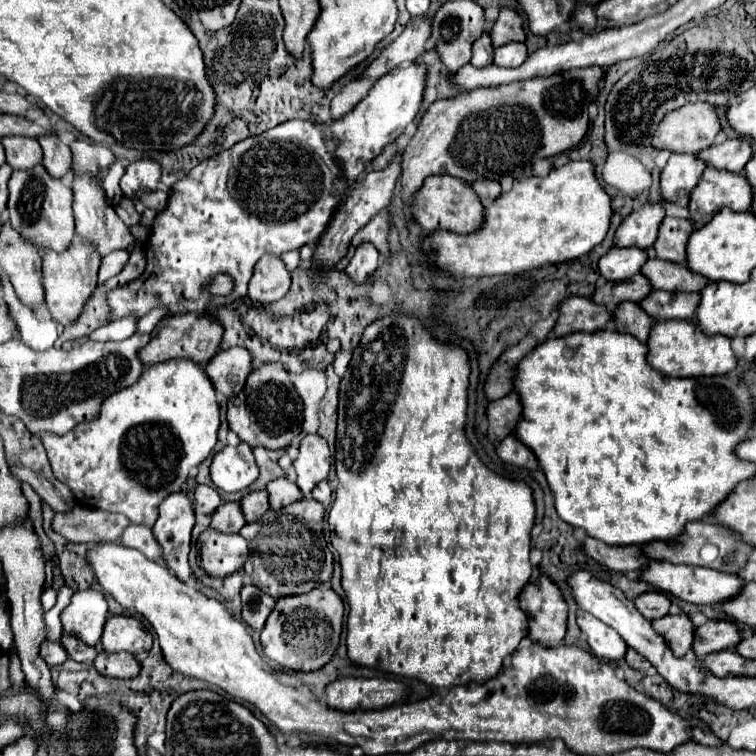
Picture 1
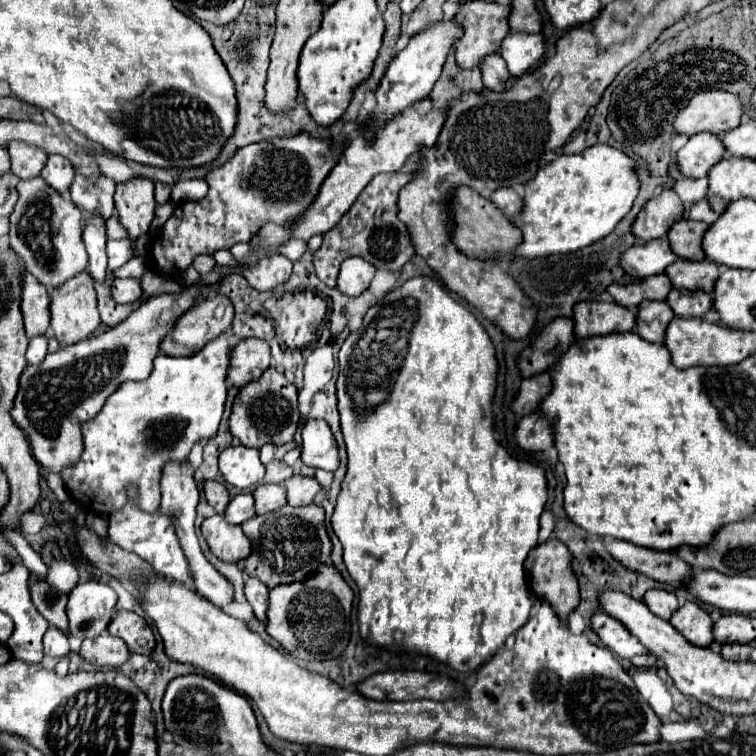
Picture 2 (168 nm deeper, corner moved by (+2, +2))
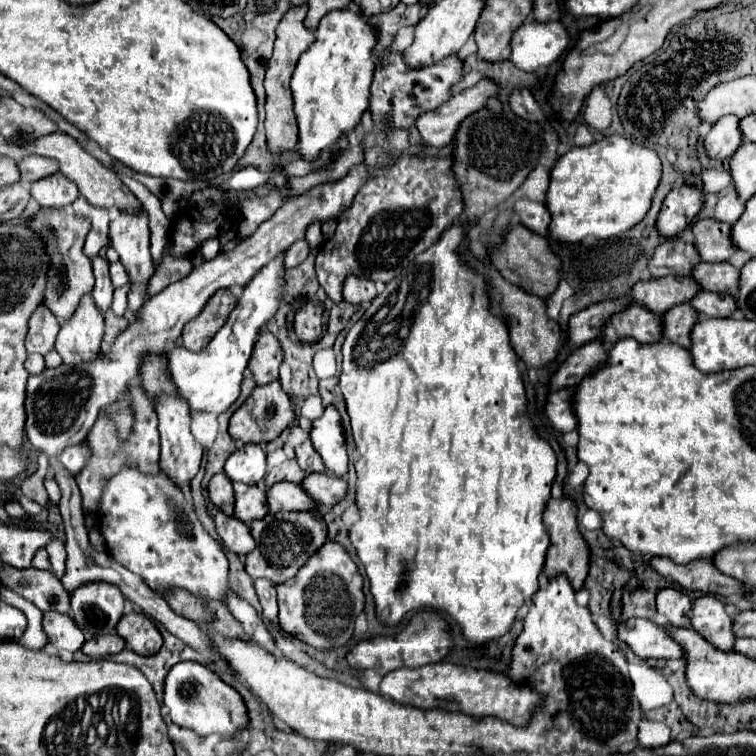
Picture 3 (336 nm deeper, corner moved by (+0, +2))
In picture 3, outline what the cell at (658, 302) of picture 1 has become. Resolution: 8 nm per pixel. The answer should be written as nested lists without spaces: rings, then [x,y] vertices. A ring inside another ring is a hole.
[[[707,290],[697,294],[691,300],[691,306],[699,314],[705,314],[705,316],[711,316],[711,318],[729,318],[737,310],[733,296],[719,294],[719,292],[707,292]]]

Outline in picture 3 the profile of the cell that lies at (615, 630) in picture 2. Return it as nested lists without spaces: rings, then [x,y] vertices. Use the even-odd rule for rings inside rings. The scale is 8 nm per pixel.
[[[629,618],[619,624],[619,638],[629,644],[629,648],[639,658],[677,658],[685,660],[683,648],[649,618]]]

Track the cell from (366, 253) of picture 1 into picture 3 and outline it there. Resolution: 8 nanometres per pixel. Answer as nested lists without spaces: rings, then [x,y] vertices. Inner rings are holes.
[[[349,276],[345,280],[345,286],[343,286],[343,298],[345,302],[349,304],[363,304],[363,302],[369,302],[377,296],[375,292],[375,284],[367,278],[357,278],[357,276]]]

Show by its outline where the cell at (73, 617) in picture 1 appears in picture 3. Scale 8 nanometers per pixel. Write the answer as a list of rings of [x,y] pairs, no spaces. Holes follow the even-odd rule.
[[[89,582],[71,594],[71,616],[87,638],[95,634],[115,634],[123,606],[125,596],[109,582]]]

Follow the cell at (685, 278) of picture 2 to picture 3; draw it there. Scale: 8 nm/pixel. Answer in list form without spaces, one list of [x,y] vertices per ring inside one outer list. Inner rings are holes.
[[[701,262],[699,266],[695,266],[693,276],[703,286],[703,290],[713,290],[731,296],[735,296],[739,290],[739,268],[735,268],[729,262],[721,264]]]

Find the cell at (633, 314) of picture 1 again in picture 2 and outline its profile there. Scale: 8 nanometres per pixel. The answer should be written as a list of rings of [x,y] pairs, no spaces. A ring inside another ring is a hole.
[[[641,302],[637,306],[637,334],[655,344],[663,344],[663,332],[673,318],[673,310],[667,302]]]

